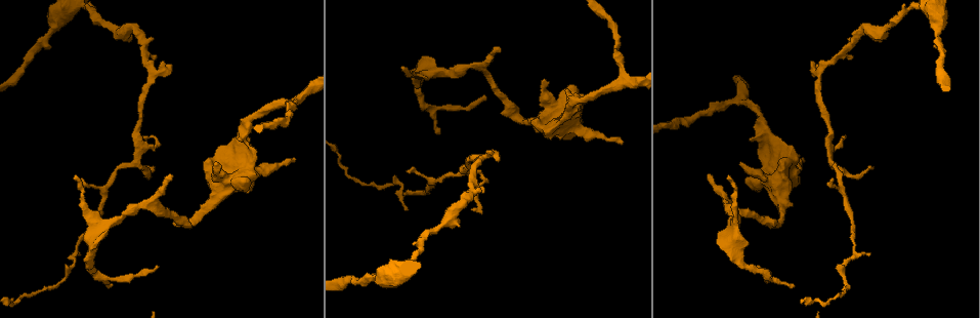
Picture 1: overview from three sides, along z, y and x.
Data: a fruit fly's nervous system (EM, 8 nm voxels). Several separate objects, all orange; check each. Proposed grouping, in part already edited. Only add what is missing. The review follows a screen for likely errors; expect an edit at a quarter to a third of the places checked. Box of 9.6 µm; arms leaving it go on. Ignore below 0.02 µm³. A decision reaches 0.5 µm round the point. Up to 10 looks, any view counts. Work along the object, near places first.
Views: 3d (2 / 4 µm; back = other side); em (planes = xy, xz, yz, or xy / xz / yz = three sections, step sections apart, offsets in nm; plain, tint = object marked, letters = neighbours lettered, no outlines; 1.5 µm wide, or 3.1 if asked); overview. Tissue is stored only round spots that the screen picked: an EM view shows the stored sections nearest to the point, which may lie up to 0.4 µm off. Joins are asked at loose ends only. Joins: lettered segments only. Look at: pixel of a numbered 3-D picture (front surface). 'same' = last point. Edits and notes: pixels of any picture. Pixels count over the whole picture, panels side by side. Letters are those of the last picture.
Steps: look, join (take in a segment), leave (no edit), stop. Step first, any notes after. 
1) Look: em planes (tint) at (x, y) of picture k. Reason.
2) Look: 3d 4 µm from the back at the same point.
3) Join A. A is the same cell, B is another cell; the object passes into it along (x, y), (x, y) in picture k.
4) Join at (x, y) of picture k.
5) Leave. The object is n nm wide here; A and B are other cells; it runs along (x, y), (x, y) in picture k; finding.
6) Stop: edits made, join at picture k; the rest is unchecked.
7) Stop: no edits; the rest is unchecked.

Look: em planes (letters) at (545, 81) of picture 1. Free end.

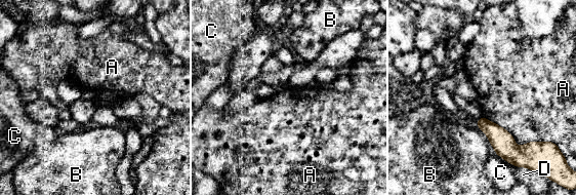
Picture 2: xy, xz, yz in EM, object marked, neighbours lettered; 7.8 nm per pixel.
Leave. A, B, C and D are other cells; a border runs along (482, 116), (518, 146), (554, 144) in picture 2; no lettered segment goes on from it.

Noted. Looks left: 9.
Look: em xy step 4 (letters) at (82, 180) of picture 1. Free end.

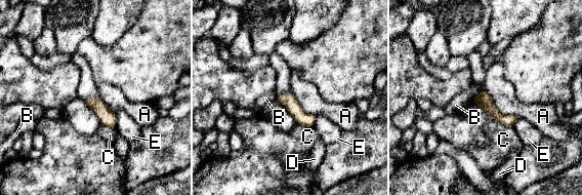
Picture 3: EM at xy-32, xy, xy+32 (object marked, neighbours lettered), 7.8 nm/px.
Leave. A, B, C, D and E are other cells; none of them fits.

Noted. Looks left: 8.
Look: em planes (letters) at (77, 180) of picture 1. An open end.

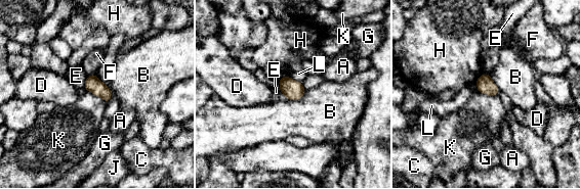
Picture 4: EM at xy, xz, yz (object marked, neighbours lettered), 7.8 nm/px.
Leave. The longest contact is with K, 200 nm; A, B, C, D, E, F, G, H, J, K and L are other cells; none of them fits.

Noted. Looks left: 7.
Look: em xz step 8 (letters) at (111, 284) of picture 1. Branch stops here.

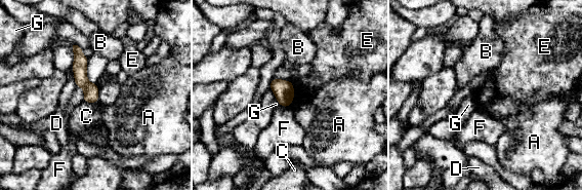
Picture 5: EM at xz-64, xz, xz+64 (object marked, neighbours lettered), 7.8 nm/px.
Leave. A, B, C, D, E, F and G are other cells; it runs along (74, 46), (81, 80), (93, 100) in picture 5; none of them fits.

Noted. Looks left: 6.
Stop: no edits; the rest is unchecked.

